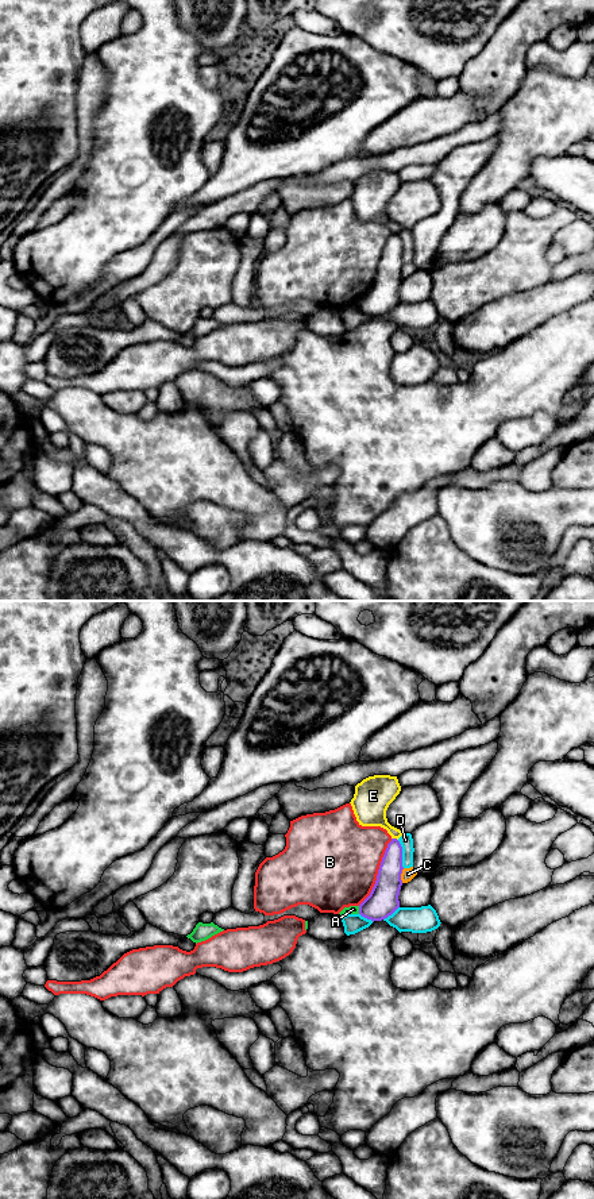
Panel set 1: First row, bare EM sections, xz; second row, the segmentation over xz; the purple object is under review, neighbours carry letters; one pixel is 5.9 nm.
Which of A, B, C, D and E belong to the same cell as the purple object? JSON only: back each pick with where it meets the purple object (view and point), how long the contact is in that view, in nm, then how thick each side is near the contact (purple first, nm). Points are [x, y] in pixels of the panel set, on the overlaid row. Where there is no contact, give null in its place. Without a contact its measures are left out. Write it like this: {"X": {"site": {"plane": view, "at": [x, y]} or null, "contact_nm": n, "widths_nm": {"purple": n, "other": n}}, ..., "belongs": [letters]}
{"belongs": []}

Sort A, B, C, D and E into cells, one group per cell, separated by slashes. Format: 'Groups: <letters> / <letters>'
Groups: A / B / C / D / E

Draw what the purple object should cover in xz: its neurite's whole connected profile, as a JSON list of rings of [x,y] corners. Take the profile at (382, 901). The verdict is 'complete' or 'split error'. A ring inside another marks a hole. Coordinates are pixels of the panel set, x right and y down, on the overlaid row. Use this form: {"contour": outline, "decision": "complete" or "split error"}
{"contour": [[[392,838],[382,857],[375,884],[370,895],[359,905],[359,914],[367,920],[382,921],[400,907],[402,886],[402,847]]], "decision": "complete"}

